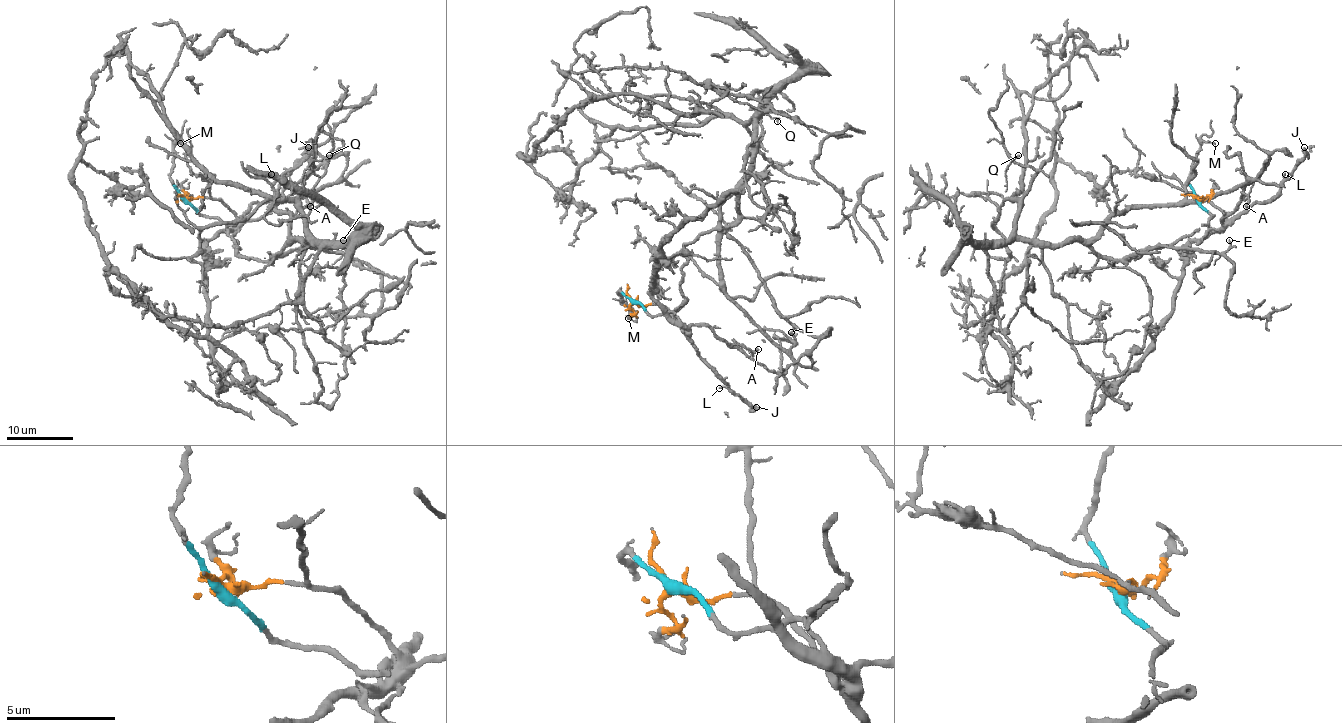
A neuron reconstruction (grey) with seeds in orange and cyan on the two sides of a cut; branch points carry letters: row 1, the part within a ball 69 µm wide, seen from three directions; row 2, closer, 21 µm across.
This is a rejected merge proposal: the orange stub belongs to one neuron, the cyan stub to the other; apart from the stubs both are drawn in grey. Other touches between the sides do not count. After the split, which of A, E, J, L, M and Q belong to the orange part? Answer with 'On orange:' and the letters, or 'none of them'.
On orange: A, J, L

